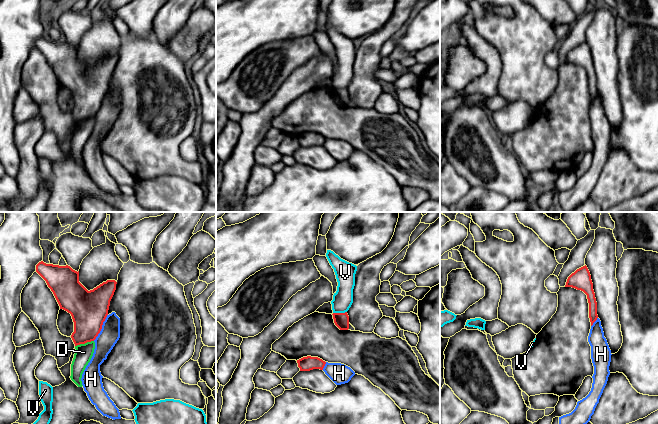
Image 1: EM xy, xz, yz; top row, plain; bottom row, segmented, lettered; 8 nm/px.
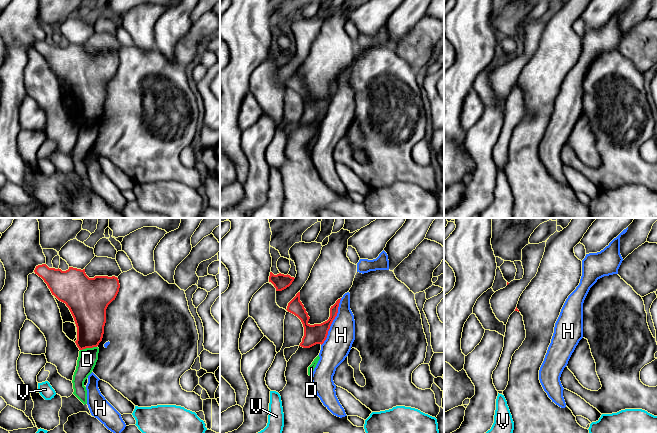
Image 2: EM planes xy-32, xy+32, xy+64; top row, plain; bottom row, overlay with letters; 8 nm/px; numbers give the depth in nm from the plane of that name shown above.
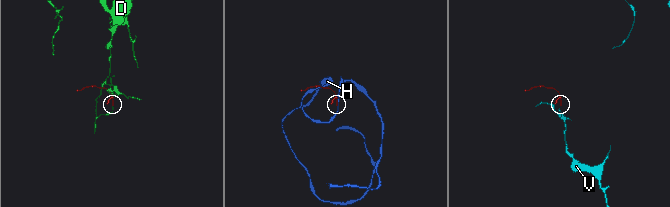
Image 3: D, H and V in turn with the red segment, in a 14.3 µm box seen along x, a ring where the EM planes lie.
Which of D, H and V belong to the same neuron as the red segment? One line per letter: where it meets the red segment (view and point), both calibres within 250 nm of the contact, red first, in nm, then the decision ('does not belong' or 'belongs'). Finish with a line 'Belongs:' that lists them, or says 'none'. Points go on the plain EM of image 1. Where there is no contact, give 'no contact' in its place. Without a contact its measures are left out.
D: xy (84, 119) | 280/140 nm | does not belong
H: xy (101, 103) | 300/160 nm | does not belong
V: xz (339, 89) | 120/160 nm | does not belong
Belongs: none

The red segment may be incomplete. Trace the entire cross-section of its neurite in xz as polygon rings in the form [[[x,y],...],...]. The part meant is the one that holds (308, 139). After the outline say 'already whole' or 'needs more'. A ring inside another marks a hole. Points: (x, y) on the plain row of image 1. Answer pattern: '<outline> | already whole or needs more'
[[[303,133],[299,136],[297,136],[298,143],[300,144],[300,147],[310,147],[313,145],[320,145],[323,146],[326,138],[318,133]]] | already whole

